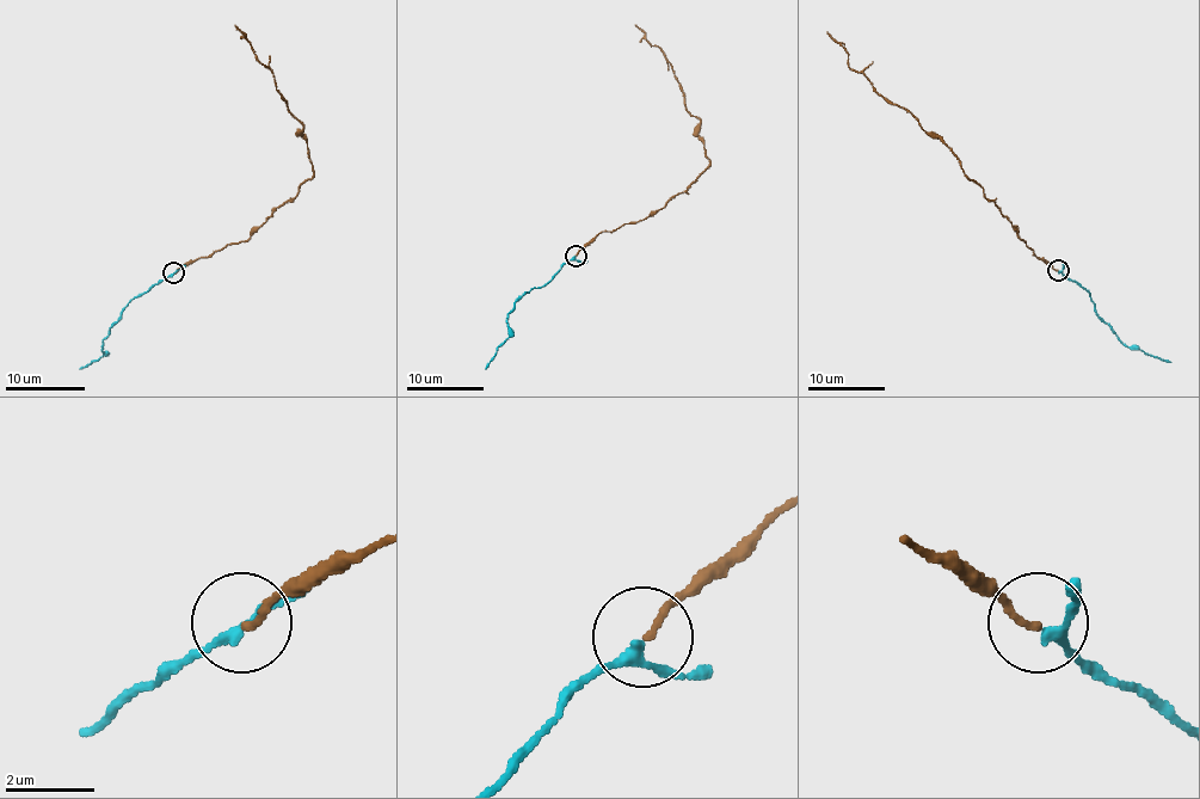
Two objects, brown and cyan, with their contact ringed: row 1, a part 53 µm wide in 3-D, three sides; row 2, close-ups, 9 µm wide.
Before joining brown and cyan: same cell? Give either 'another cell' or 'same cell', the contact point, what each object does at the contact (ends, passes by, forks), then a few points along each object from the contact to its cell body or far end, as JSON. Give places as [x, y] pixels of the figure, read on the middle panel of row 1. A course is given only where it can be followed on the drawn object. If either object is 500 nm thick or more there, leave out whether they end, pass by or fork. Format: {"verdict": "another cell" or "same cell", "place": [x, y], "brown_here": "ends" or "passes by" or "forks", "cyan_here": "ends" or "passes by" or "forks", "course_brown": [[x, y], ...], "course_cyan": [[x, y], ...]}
{"verdict": "same cell", "place": [576, 256], "brown_here": "ends", "cyan_here": "passes by", "course_brown": [[576, 256], [603, 231], [645, 219], [711, 165], [699, 135], [701, 121], [685, 108], [671, 63], [635, 25]], "course_cyan": [[576, 256], [515, 303], [509, 313], [509, 337], [485, 369]]}

